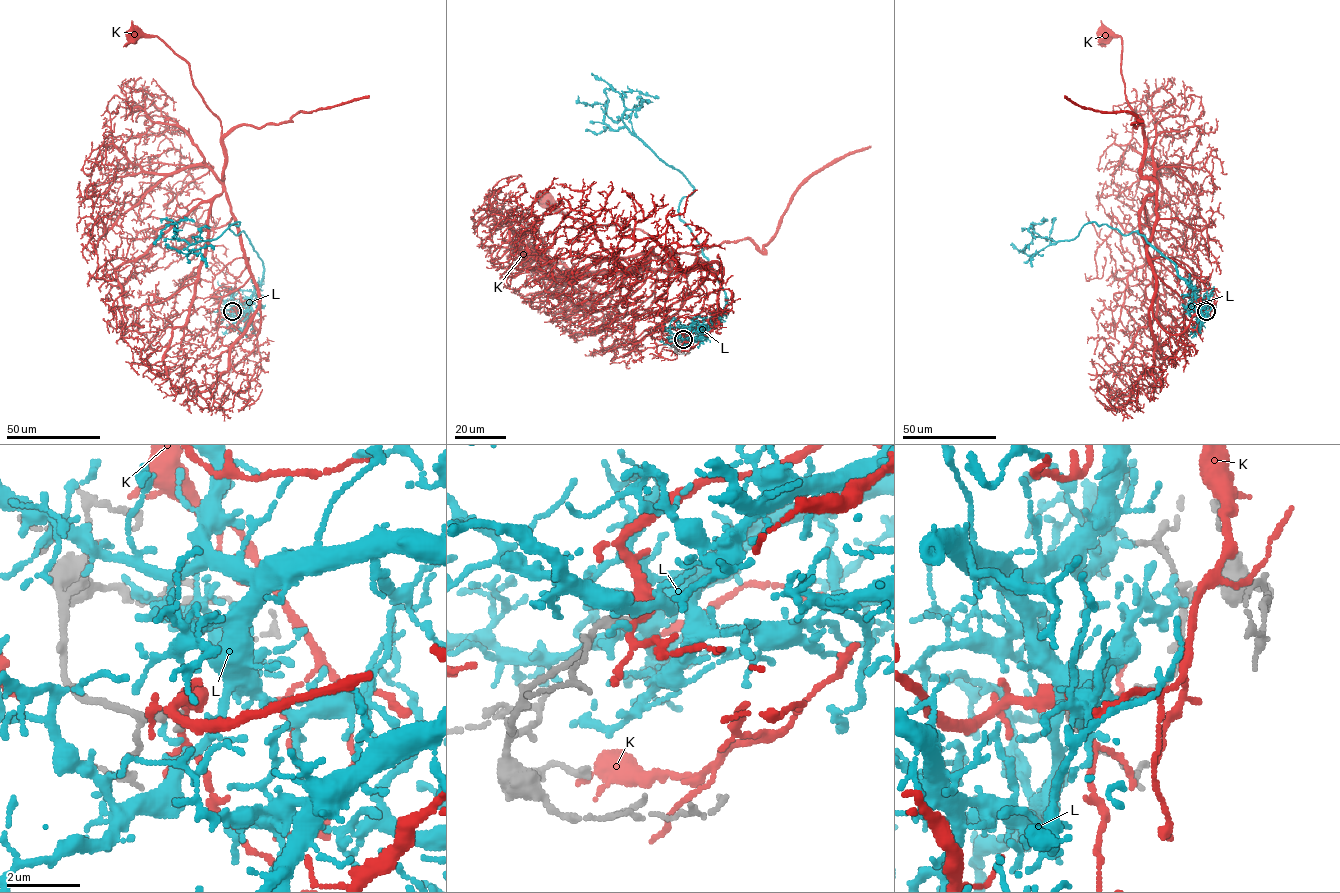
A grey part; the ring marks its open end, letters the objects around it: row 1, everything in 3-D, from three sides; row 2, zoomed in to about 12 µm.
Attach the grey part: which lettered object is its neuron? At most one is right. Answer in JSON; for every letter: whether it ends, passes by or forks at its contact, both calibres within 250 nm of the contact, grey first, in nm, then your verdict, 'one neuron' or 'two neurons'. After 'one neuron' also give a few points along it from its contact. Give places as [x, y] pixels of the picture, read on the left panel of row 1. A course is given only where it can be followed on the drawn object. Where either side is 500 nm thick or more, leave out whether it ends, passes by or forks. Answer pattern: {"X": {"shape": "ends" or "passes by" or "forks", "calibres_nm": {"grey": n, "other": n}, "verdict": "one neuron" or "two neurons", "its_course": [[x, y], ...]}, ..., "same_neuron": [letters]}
{"K": {"shape": "forks", "calibres_nm": {"grey": 280, "other": 240}, "verdict": "two neurons"}, "L": {"shape": "ends", "calibres_nm": {"grey": 220, "other": 140}, "verdict": "two neurons"}, "same_neuron": []}

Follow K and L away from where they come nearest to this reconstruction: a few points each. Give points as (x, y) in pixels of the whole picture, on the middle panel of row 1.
K: (683, 340), (718, 310), (723, 268), (700, 260), (673, 272), (673, 252), (644, 231), (583, 225), (547, 197)
L: (682, 341), (727, 298), (680, 218), (693, 187), (604, 121), (608, 100), (577, 96)

